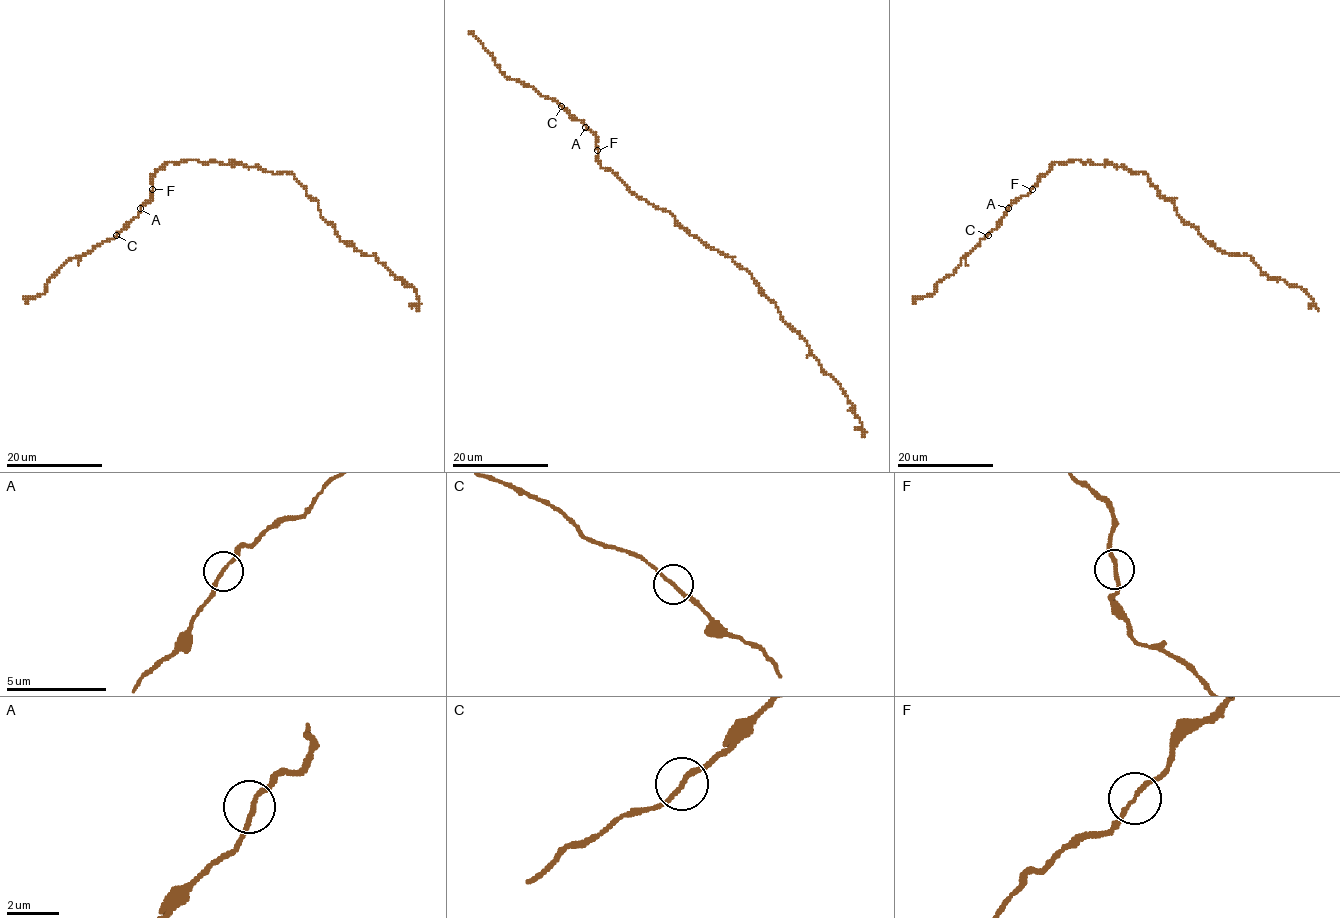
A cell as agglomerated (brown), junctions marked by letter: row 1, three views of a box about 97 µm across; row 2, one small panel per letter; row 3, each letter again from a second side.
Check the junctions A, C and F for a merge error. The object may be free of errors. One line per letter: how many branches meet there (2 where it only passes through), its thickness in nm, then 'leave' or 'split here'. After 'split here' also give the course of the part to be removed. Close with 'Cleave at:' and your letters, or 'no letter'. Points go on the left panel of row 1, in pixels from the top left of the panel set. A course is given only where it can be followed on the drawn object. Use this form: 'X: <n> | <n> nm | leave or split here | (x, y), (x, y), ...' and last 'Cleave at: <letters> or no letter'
A: 2 | 170 nm | leave
C: 2 | 160 nm | leave
F: 2 | 170 nm | split here | (152, 189), (158, 170), (186, 160), (290, 172), (337, 236), (375, 255), (415, 290), (419, 302), (410, 306)
Cleave at: F

